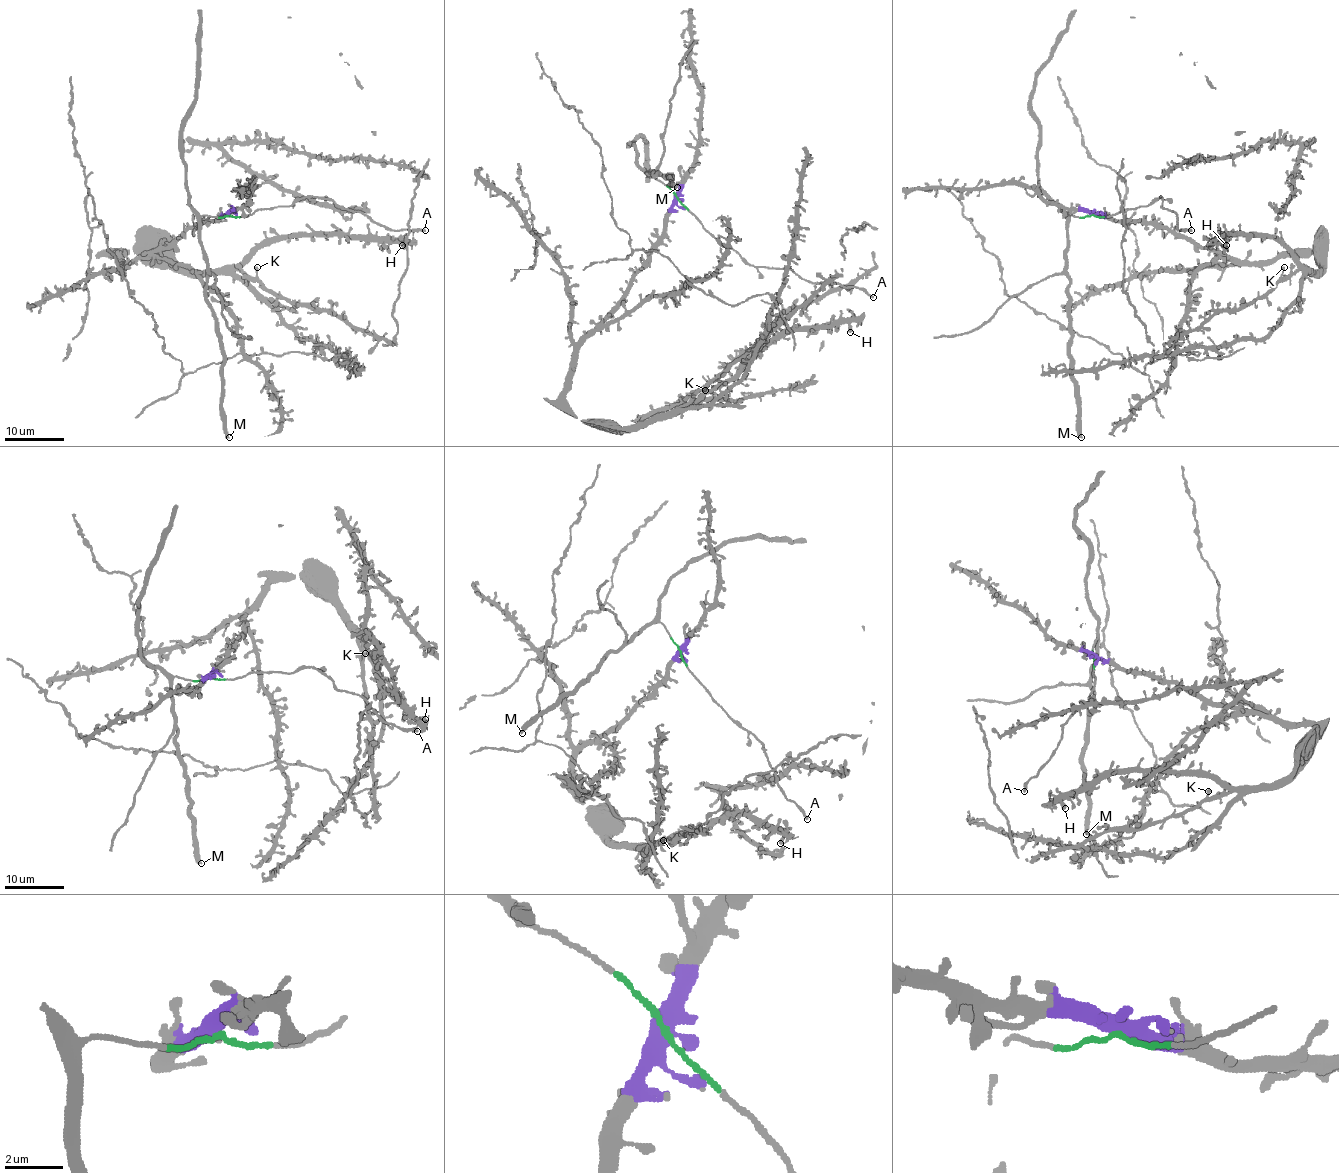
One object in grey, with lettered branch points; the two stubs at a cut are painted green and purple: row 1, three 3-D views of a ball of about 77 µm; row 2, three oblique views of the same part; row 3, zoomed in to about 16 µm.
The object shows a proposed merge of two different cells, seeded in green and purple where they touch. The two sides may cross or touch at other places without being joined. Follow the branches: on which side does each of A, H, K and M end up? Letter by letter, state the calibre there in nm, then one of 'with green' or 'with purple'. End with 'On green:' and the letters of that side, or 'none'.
A: 260 nm | with green
H: 460 nm | with purple
K: 320 nm | with purple
M: 460 nm | with green
On green: A, M

